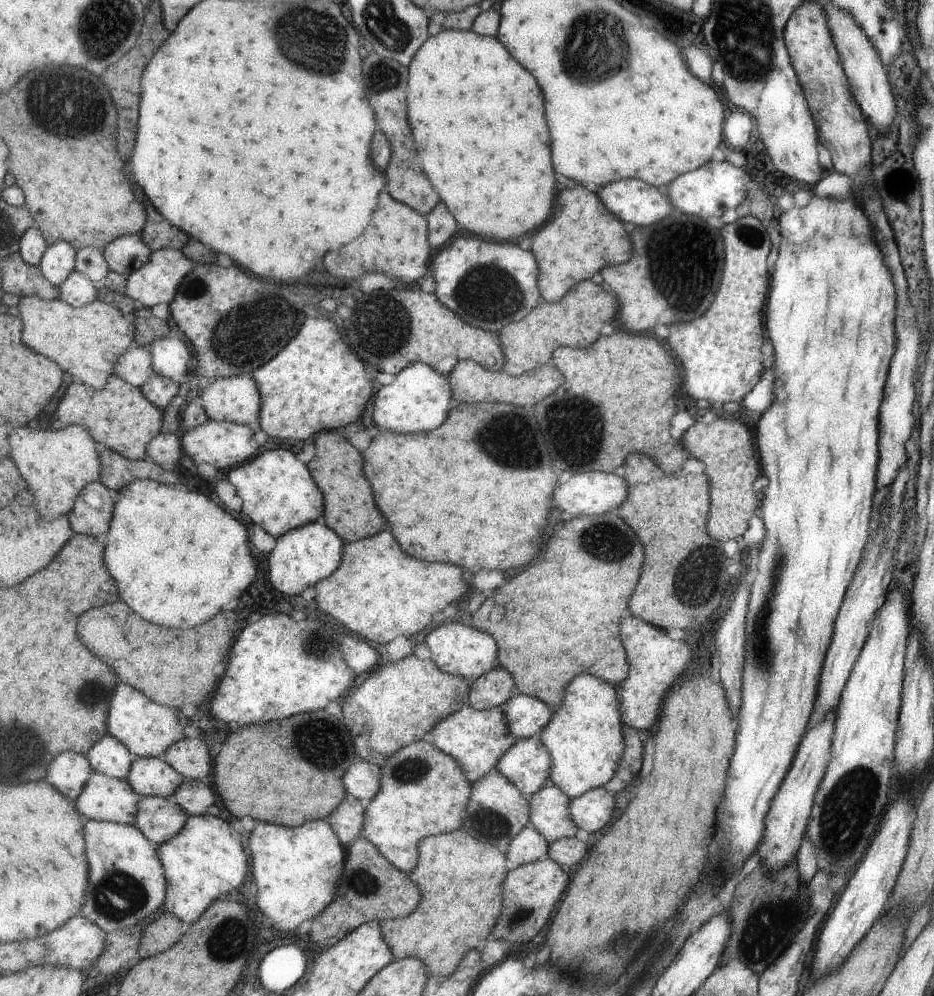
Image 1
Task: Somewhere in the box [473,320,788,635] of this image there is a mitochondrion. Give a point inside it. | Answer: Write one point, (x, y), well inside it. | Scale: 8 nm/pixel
(576, 426)

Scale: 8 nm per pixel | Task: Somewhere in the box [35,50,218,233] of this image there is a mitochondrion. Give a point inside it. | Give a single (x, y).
(72, 99)

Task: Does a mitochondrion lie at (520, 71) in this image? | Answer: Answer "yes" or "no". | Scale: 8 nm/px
no

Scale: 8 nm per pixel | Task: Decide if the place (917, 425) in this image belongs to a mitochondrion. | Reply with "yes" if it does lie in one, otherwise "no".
no

